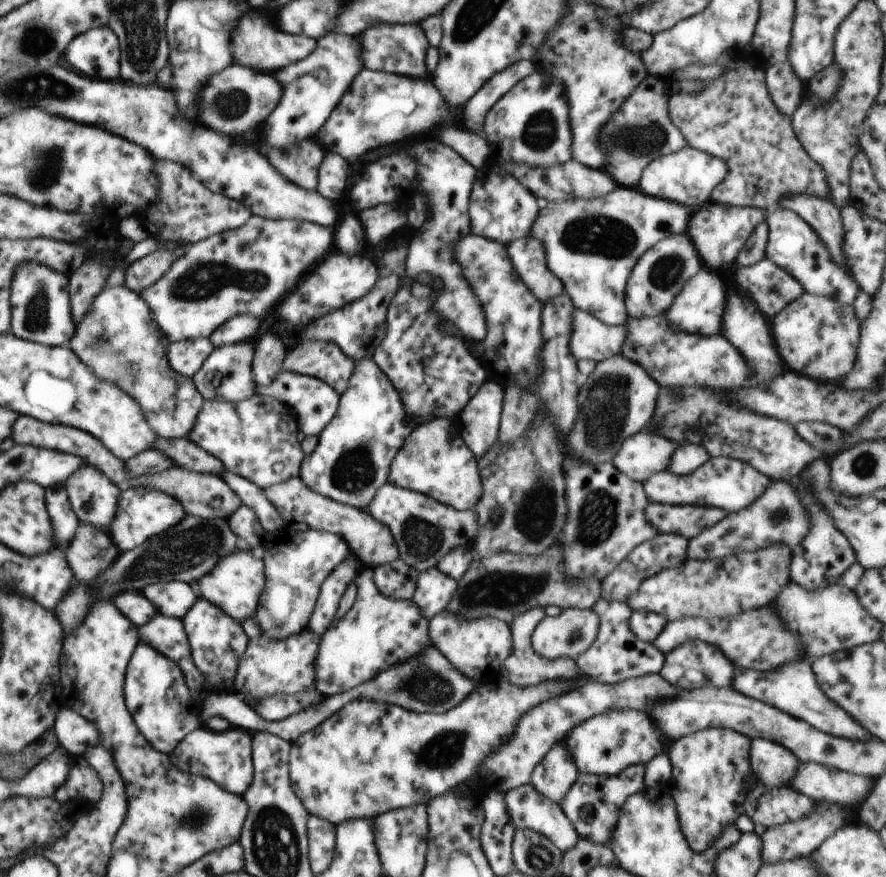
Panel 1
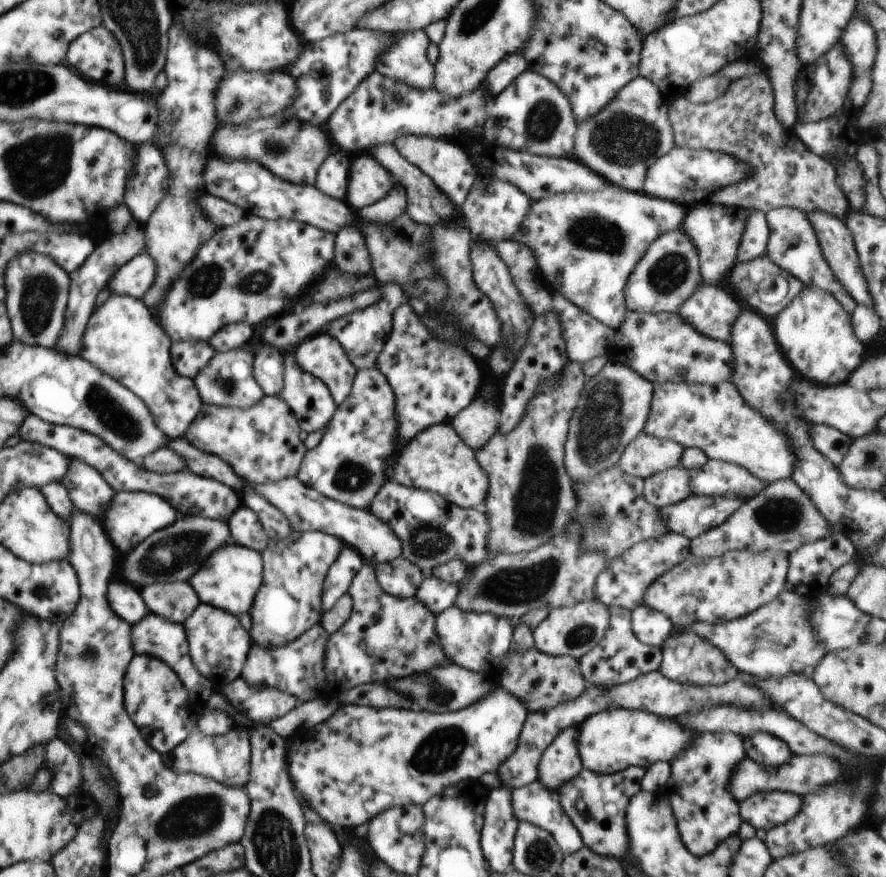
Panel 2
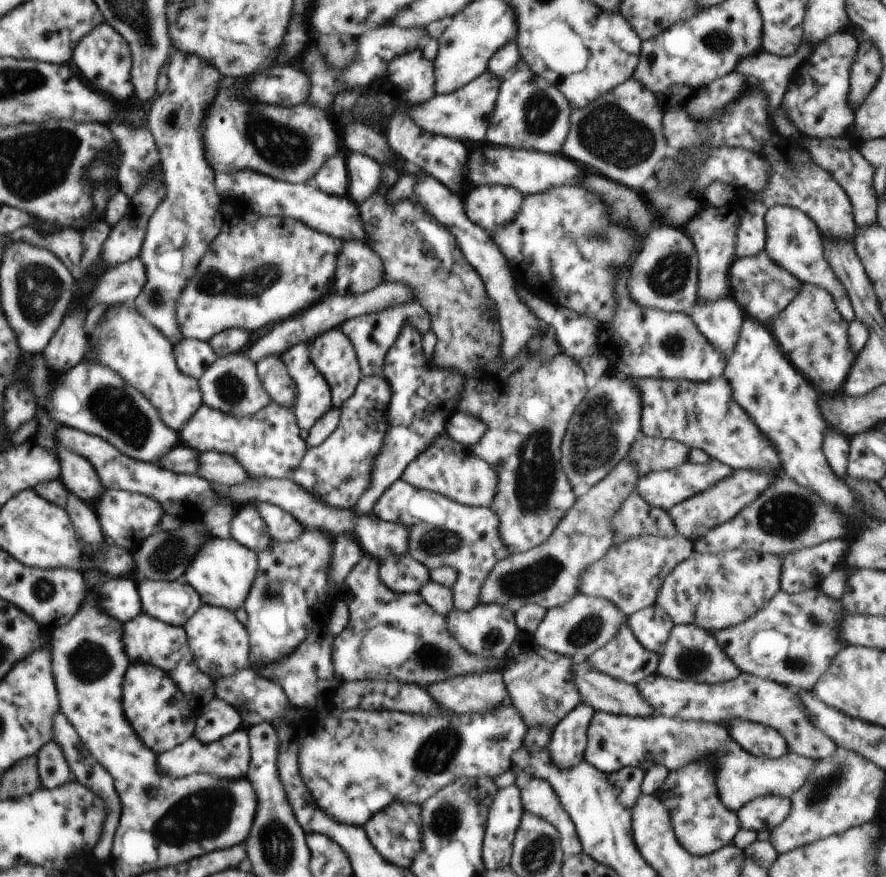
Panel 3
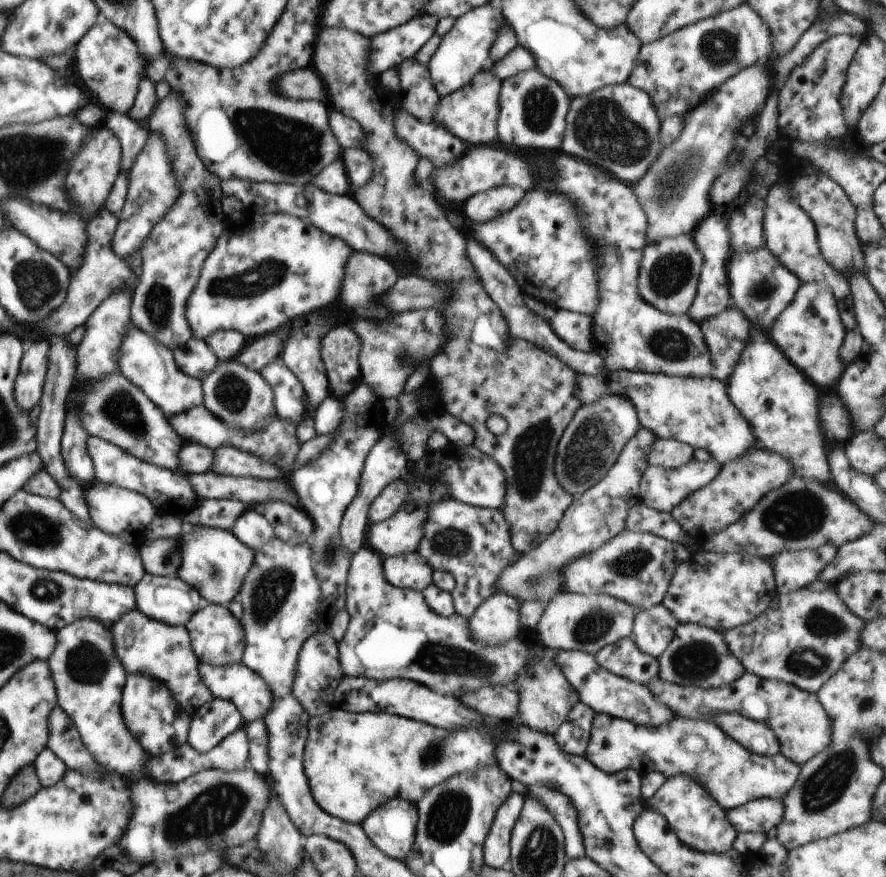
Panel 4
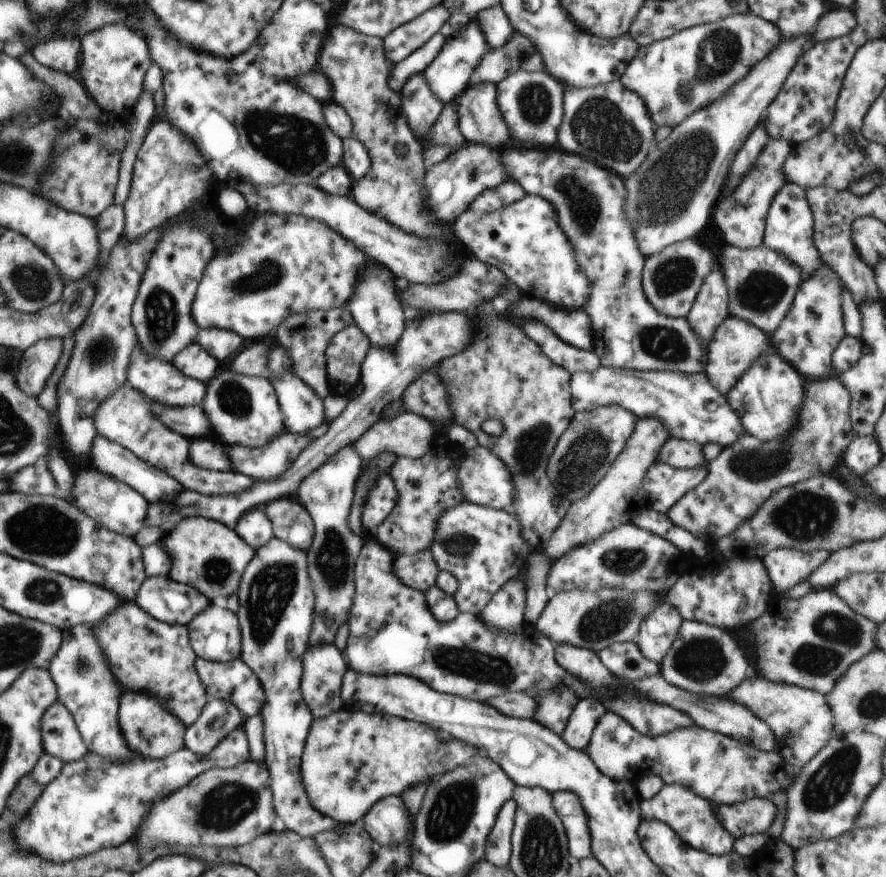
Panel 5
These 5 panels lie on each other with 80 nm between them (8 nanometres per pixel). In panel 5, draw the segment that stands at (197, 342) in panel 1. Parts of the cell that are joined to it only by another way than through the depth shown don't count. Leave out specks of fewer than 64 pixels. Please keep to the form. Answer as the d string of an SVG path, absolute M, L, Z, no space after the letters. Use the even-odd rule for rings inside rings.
M197 342L190 343L181 350L173 360L173 365L186 376L207 384L218 370L218 361L208 354Z

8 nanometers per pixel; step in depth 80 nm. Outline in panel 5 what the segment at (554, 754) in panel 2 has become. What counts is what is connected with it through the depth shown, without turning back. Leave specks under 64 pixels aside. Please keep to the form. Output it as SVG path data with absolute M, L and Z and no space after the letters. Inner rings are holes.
M592 698L580 699L573 708L562 738L572 748L586 751L602 713L602 704Z

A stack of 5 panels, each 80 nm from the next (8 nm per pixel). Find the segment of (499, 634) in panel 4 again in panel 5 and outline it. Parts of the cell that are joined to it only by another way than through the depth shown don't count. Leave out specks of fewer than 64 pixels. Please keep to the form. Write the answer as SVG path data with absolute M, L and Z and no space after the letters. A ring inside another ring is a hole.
M515 575L500 587L478 615L493 631L514 631L525 623L527 588L525 580Z

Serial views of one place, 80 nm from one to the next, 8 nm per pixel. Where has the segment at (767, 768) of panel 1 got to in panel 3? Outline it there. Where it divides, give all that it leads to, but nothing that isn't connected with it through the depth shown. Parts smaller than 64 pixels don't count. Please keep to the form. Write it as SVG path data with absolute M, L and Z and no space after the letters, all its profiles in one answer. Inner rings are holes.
M736 718L736 720L730 720L728 732L744 750L756 756L779 759L788 753L784 737L775 728Z

